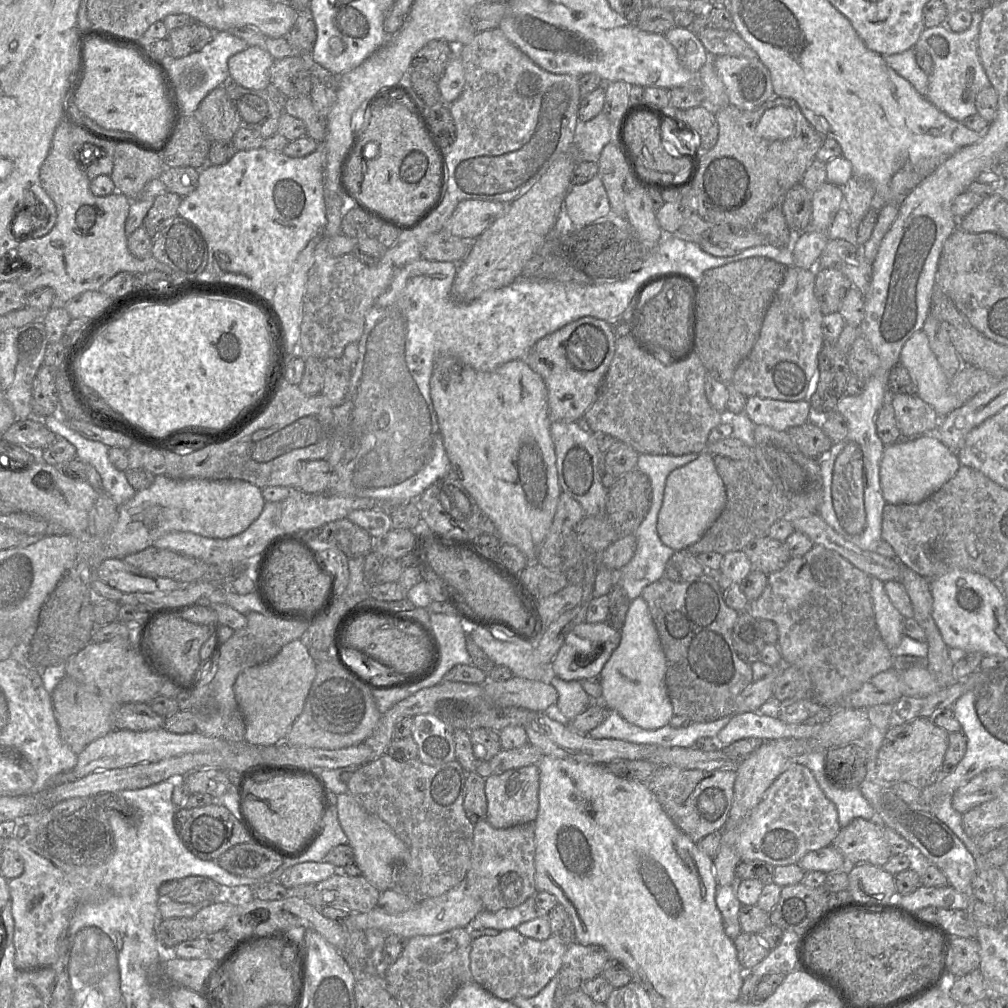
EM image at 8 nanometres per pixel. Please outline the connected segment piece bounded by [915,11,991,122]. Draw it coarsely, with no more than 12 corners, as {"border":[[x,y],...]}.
{"border":[[983,12],[954,32],[925,27],[926,98],[962,122],[991,85],[978,51]]}

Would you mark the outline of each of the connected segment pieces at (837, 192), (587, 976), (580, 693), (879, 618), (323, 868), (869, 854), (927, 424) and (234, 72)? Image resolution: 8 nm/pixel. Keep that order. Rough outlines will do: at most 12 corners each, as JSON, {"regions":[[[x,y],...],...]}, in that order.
{"regions":[[[829,181],[813,193],[809,229],[827,233],[842,206]],[[575,942],[562,967],[585,982],[601,975],[610,956],[603,947]],[[550,681],[556,715],[570,722],[594,702],[581,681]],[[871,577],[877,629],[893,651],[904,635],[904,617],[884,582]],[[303,862],[286,868],[286,888],[323,881],[337,873],[331,863]],[[861,817],[832,845],[848,866],[883,867],[892,856],[882,826]],[[917,395],[889,401],[902,436],[937,428],[940,417]],[[248,47],[229,58],[229,79],[265,90],[274,61]]]}

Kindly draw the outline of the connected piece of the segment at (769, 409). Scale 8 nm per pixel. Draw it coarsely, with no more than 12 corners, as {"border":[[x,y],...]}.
{"border":[[750,396],[744,413],[780,431],[817,419],[807,400]]}

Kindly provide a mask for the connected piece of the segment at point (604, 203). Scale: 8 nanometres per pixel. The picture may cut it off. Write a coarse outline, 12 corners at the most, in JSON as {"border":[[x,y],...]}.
{"border":[[600,176],[572,185],[564,216],[574,227],[606,217],[610,202]]}

